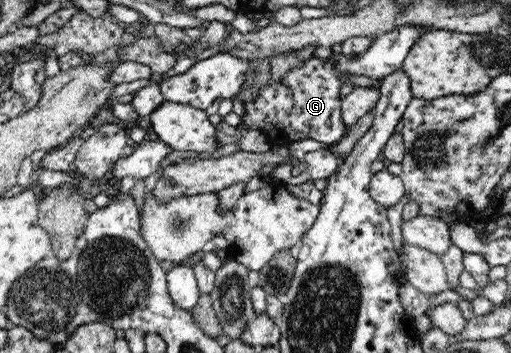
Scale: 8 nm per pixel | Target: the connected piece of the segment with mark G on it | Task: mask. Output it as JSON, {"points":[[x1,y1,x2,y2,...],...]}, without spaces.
{"points":[[413,25,402,26,397,30,372,38,369,48,361,54,347,56,332,51,329,58,311,56,305,58,299,66,285,70,285,76,271,80,263,86,257,86,253,100,243,100,244,113,240,116,241,125,235,127,241,131,258,130,263,132,269,145,289,147,294,141,313,139,330,147,344,139,346,124,341,118,341,87,349,76,368,76,382,81,385,77,401,69,409,48,421,36,426,28]]}

